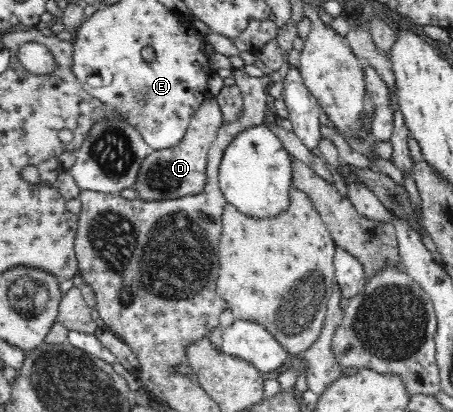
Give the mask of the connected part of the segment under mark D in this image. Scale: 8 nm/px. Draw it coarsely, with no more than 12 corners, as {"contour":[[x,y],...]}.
{"contour":[[207,97],[175,147],[152,151],[133,187],[163,201],[201,193],[224,123]]}

